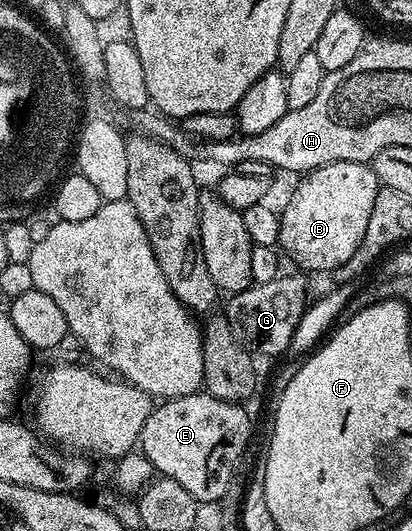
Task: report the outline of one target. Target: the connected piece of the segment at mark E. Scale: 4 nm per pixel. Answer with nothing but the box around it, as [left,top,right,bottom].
[138,393,252,504]

